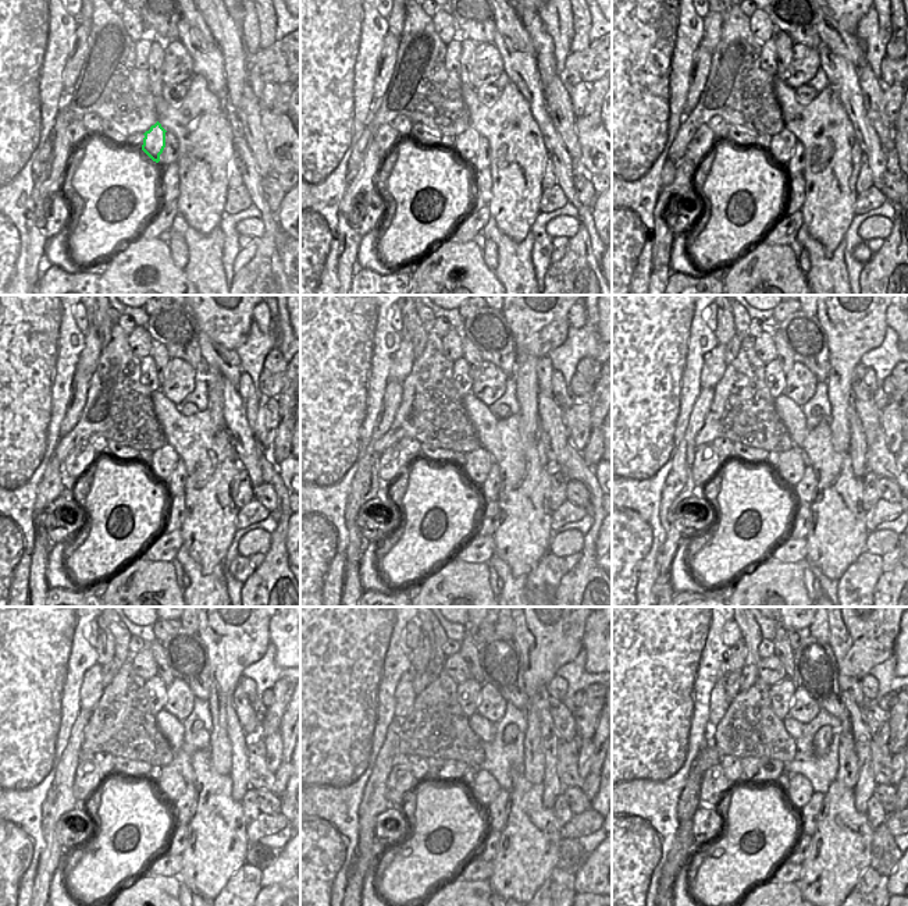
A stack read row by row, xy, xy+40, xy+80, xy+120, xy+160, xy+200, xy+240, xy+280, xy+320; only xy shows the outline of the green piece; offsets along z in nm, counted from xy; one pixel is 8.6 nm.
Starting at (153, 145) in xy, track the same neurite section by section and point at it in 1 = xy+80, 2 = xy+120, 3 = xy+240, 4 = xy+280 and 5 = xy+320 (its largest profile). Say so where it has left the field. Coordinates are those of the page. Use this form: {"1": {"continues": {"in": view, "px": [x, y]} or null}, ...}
{"1": {"continues": {"in": "xy+80", "px": [782, 146]}}, "2": {"continues": {"in": "xy+120", "px": [163, 461]}}, "3": {"continues": {"in": "xy+240", "px": [170, 782]}}, "4": {"continues": {"in": "xy+280", "px": [484, 787]}}, "5": {"continues": {"in": "xy+320", "px": [800, 789]}}}

